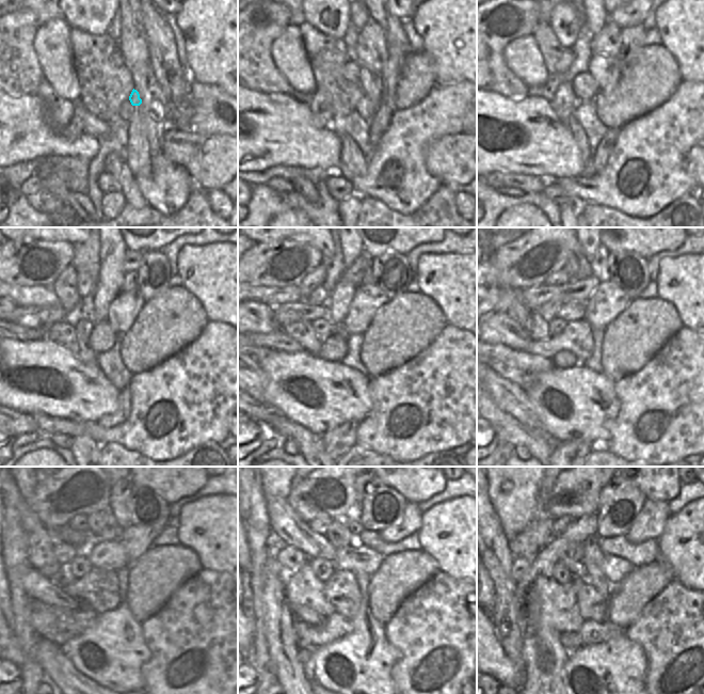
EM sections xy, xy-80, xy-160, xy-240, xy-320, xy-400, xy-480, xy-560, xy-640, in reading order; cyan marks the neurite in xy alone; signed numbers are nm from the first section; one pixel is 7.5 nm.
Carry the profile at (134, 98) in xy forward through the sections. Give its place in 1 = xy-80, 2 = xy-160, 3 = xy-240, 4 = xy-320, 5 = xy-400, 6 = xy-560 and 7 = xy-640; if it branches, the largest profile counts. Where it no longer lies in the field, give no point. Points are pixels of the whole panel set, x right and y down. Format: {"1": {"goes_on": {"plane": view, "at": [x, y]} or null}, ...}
{"1": {"goes_on": {"plane": "xy-80", "at": [371, 82]}}, "2": {"goes_on": {"plane": "xy-160", "at": [606, 71]}}, "3": {"goes_on": {"plane": "xy-240", "at": [124, 310]}}, "4": {"goes_on": {"plane": "xy-320", "at": [367, 299]}}, "5": {"goes_on": {"plane": "xy-400", "at": [608, 300]}}, "6": {"goes_on": {"plane": "xy-560", "at": [411, 522]}}, "7": {"goes_on": {"plane": "xy-640", "at": [650, 523]}}}

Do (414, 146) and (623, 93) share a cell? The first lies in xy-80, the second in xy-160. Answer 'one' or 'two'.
two

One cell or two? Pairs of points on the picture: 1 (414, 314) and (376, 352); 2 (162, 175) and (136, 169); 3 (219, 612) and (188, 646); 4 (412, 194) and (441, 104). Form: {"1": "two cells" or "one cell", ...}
{"1": "one cell", "2": "two cells", "3": "one cell", "4": "one cell"}

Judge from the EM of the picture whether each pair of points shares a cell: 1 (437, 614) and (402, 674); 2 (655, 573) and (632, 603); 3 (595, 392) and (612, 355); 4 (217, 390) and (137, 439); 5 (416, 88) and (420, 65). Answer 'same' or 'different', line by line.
1: same
2: same
3: different
4: same
5: same

